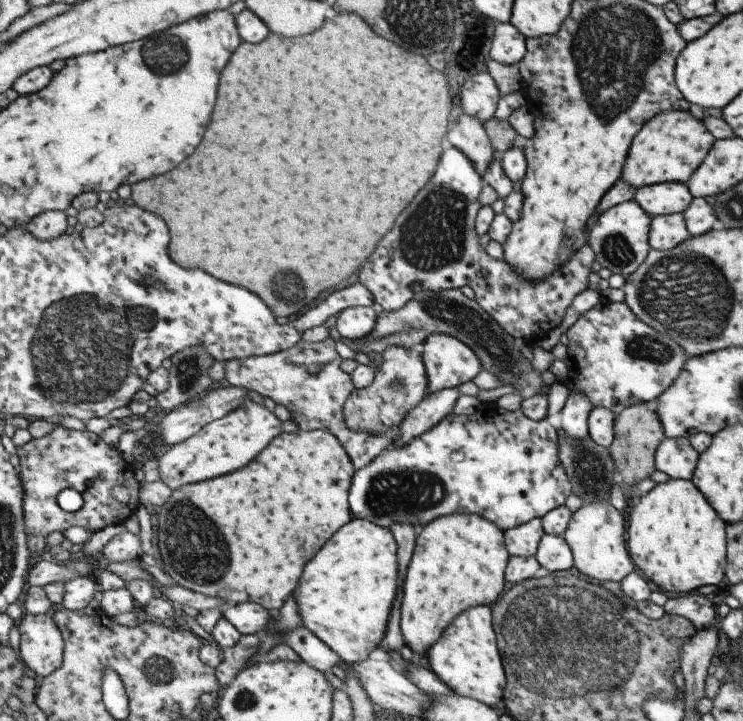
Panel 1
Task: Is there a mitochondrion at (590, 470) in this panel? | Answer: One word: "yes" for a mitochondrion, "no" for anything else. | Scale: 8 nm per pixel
yes

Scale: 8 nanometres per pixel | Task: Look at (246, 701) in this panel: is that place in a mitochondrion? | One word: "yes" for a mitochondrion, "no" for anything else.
yes

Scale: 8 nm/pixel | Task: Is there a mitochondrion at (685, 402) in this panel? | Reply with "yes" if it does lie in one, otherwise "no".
no

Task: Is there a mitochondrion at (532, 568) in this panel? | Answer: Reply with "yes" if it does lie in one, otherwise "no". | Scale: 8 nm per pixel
yes

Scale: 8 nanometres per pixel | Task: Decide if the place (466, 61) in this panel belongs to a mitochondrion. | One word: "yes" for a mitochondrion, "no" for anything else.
yes

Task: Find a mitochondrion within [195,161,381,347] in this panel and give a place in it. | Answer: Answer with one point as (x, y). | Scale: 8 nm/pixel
(297, 297)

